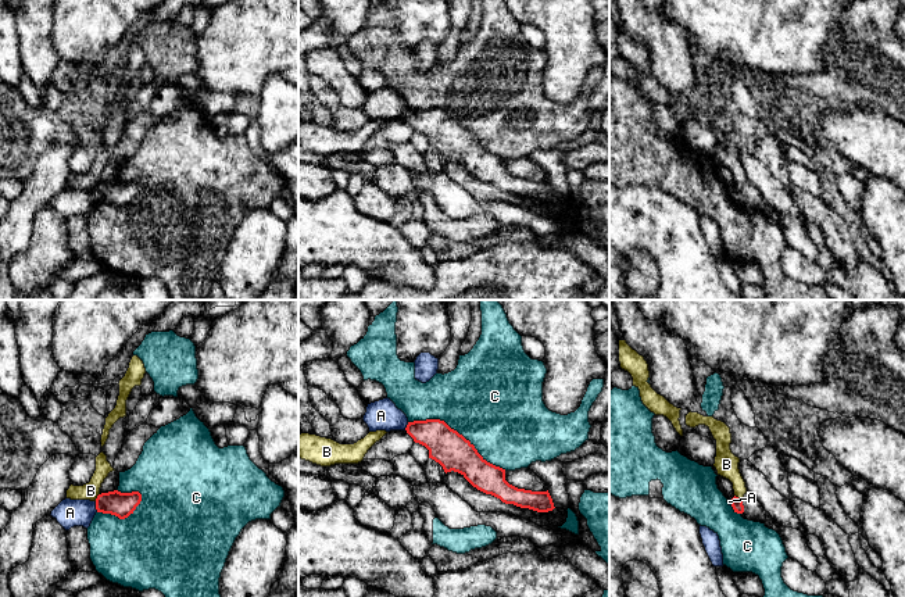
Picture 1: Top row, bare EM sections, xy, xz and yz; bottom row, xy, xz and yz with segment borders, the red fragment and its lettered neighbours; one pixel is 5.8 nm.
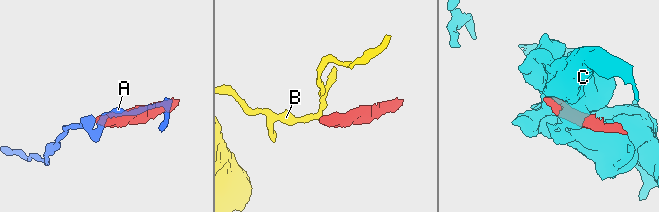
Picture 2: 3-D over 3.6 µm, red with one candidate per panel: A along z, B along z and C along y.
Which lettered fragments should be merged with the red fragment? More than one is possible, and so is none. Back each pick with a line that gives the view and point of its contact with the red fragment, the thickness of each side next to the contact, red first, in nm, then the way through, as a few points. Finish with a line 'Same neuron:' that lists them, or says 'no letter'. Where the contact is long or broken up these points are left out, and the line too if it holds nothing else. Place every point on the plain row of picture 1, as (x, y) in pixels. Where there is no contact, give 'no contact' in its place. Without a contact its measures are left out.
Same neuron: no letter

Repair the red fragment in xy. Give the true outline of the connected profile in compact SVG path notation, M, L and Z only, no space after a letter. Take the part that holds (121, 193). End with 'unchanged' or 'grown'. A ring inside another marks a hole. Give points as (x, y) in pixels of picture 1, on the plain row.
M118 179L101 182L96 187L97 201L111 203L119 208L128 207L142 190L139 180L121 182Z; unchanged

